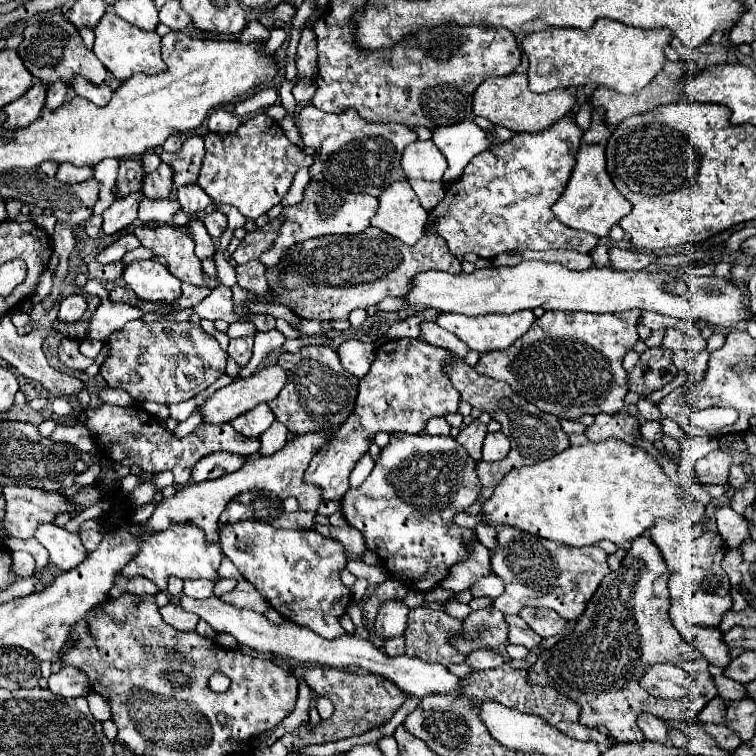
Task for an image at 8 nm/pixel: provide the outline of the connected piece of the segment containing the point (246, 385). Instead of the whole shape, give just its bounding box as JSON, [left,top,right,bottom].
[200,365,288,425]

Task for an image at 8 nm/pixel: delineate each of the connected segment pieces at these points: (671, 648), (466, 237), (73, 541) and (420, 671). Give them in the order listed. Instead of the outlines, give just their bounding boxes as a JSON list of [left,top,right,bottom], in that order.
[[530,533,718,741],[424,117,598,259],[34,523,88,571],[180,595,460,697]]

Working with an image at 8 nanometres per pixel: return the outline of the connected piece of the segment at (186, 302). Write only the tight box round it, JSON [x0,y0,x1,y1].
[166,283,208,311]

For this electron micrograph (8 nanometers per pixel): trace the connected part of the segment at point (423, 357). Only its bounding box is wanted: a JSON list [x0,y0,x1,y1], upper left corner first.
[304,339,460,501]

